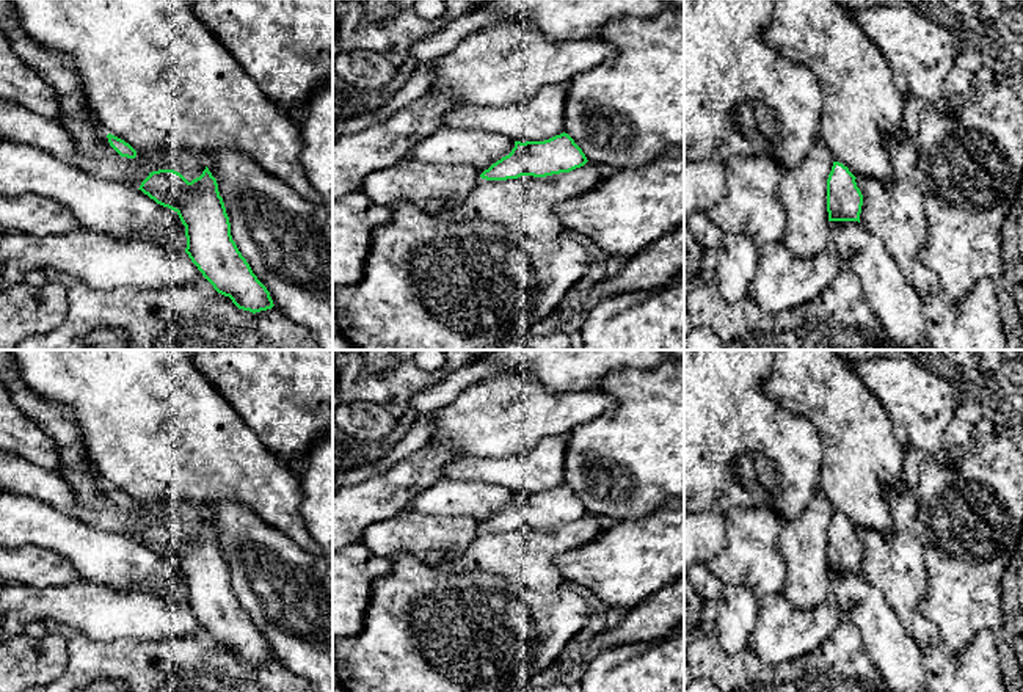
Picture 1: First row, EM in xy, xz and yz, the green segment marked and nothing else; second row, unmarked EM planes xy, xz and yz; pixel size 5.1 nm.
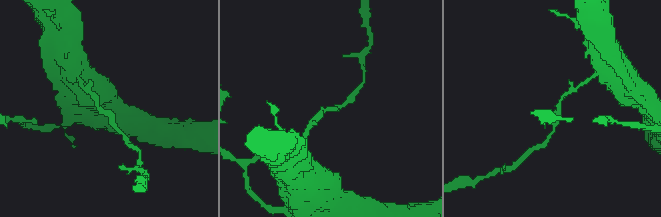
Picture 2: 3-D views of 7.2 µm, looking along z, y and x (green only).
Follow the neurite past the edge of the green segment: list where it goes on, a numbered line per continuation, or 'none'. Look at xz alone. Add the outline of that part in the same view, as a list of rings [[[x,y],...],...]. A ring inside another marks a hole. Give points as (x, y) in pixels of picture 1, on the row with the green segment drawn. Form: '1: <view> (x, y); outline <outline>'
none

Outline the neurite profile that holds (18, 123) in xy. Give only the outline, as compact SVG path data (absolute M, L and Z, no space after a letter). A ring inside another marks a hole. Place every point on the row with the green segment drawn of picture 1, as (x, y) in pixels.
M0 100L0 138L30 144L55 158L78 166L88 174L140 188L152 171L174 169L191 182L206 169L206 162L188 151L157 148L137 151L135 158L121 157L110 146L108 132L102 129L102 135L97 151L86 155L60 121L36 115L16 102Z

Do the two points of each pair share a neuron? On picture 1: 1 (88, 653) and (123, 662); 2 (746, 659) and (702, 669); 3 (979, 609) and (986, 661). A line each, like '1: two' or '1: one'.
1: one
2: one
3: two

